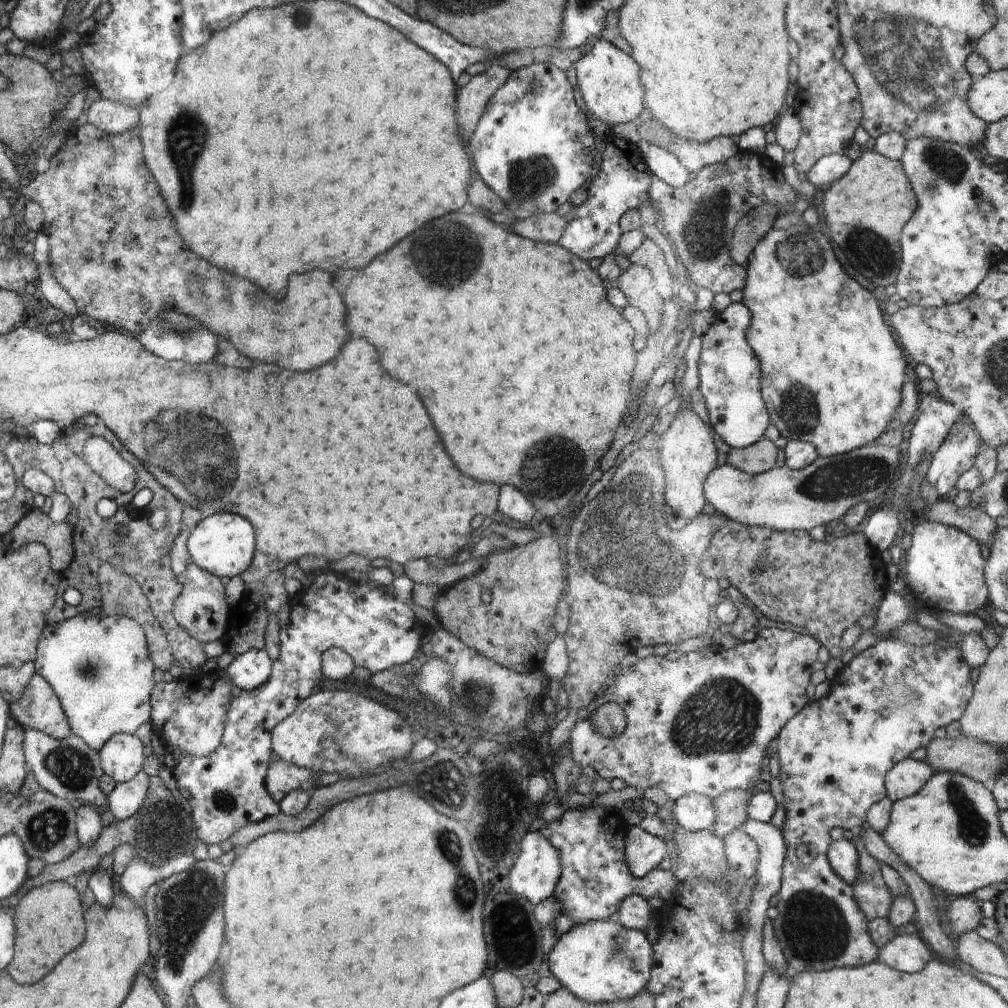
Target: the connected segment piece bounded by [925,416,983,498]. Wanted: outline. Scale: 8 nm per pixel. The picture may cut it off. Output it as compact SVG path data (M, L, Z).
M964 416L950 429L932 455L925 479L936 489L940 498L946 498L959 476L975 466L977 454L982 451L981 438L971 420Z

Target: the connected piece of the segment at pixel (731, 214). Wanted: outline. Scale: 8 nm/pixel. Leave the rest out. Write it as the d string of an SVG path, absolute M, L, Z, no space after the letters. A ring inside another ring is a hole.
M739 151L724 164L704 167L694 180L681 187L669 187L652 177L648 195L657 203L657 215L663 218L663 233L670 238L676 258L680 258L699 288L708 288L713 294L730 294L743 290L747 281L747 269L737 265L731 257L733 232L738 221L750 210L762 203L794 204L797 192L786 182L783 167L770 157ZM724 168L726 174L722 175Z

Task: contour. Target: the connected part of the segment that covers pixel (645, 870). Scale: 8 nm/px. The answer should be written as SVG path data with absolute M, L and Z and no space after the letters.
M638 825L630 826L624 839L628 868L642 878L658 869L667 857L666 843L661 837L655 837Z

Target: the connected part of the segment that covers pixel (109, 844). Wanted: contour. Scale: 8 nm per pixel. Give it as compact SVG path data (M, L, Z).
M155 776L150 778L150 788L146 793L144 804L141 804L140 810L135 812L130 818L119 821L115 819L109 826L103 828L103 832L91 847L80 846L80 852L76 852L76 856L67 856L64 864L52 863L46 864L44 870L36 878L30 877L28 880L28 888L24 888L24 892L16 891L12 895L12 899L4 900L4 904L11 906L14 910L18 901L26 896L36 886L48 884L52 880L65 881L70 878L74 872L82 870L82 862L88 860L88 870L96 870L103 858L112 858L114 861L113 850L122 843L132 845L136 850L139 858L144 859L153 866L164 864L167 860L178 855L192 854L194 850L194 840L196 837L195 825L191 812L180 805L176 796L164 785L162 778Z

